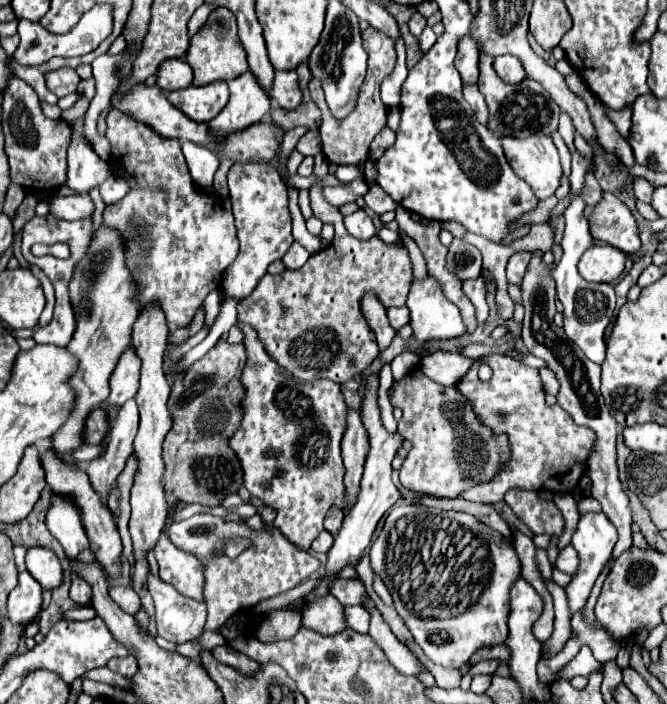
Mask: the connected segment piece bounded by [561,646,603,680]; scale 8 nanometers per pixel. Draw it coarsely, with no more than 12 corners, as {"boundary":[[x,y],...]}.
{"boundary":[[589,646],[579,654],[561,672],[571,680],[577,674],[589,676],[603,672],[603,664],[593,658]]}

